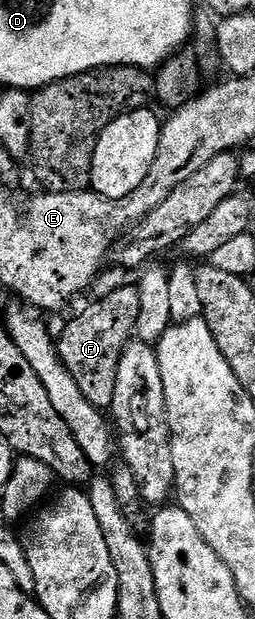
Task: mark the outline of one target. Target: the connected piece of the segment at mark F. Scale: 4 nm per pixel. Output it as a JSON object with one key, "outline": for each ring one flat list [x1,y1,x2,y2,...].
{"outline":[[138,285,119,286,112,294,104,296,100,302,95,302,92,306,87,306,67,327,63,330,63,339,58,339,59,356,64,364,69,368,69,372,79,382,81,392,94,406,100,408,110,408,115,402,117,392,117,380,119,365,123,356,123,350,133,341,139,325,139,313,141,312,141,296,139,295]]}

